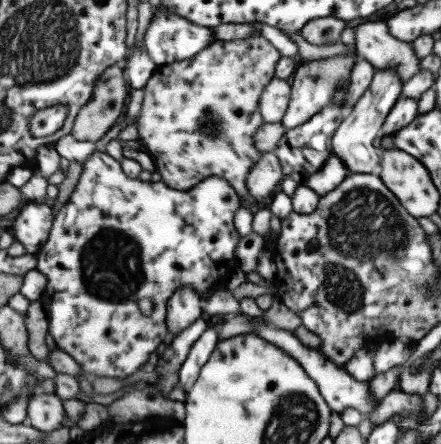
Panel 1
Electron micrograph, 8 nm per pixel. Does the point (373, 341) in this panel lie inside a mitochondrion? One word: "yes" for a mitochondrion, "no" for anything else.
no

